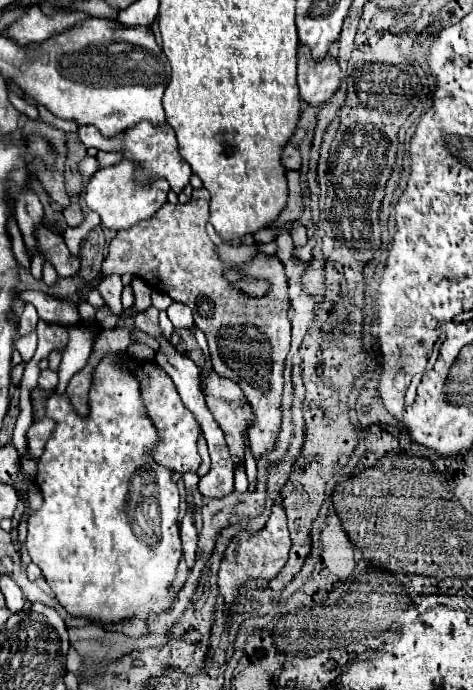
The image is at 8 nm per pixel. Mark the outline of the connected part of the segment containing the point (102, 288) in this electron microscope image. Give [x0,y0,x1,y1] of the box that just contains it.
[98,275,122,315]

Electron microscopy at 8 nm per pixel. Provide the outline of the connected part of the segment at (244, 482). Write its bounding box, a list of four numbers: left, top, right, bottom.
[234,463,248,493]

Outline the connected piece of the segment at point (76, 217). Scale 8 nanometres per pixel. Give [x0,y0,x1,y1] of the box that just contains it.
[64,201,84,227]

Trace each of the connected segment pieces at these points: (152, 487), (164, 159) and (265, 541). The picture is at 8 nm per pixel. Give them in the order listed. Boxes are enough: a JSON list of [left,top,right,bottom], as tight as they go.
[[26,353,182,625],[78,123,192,193],[218,505,290,615]]

